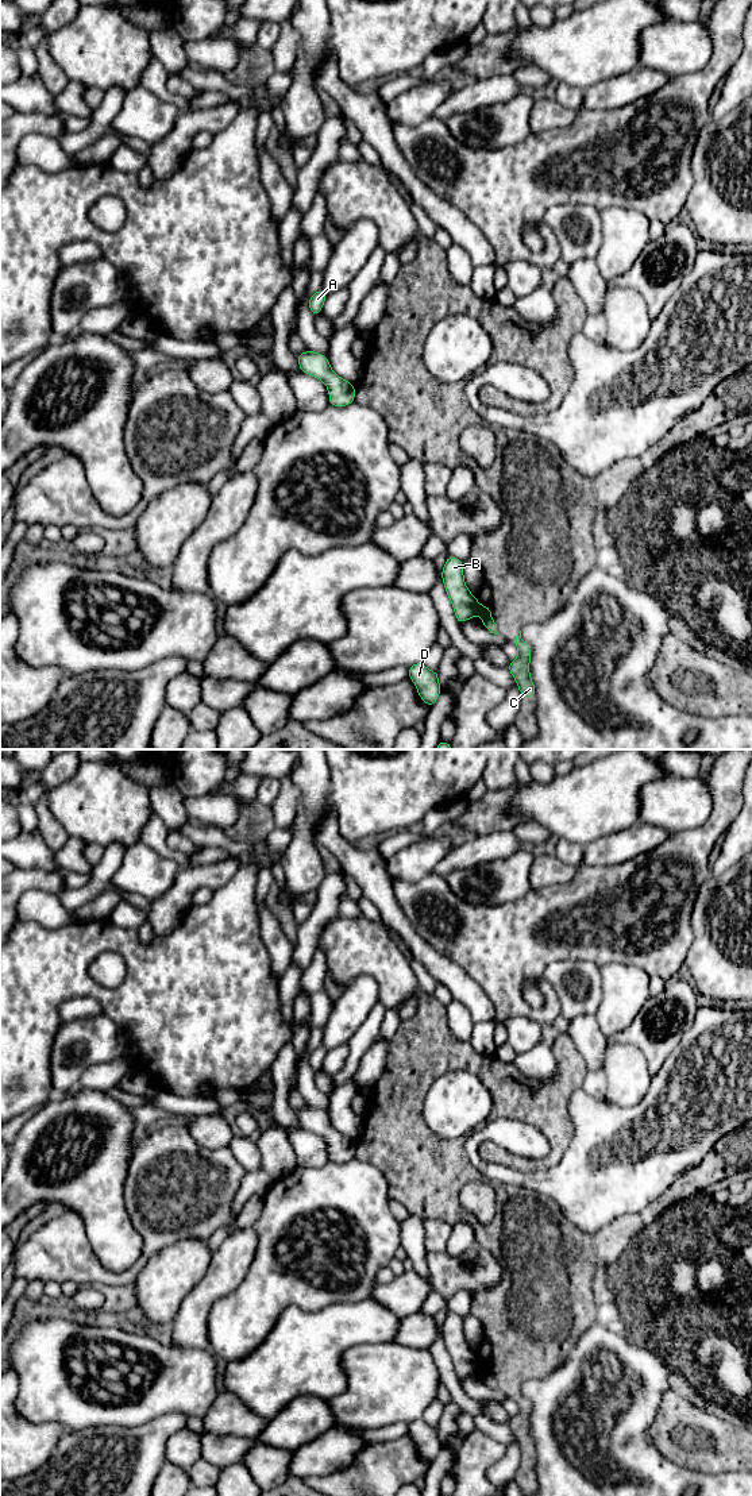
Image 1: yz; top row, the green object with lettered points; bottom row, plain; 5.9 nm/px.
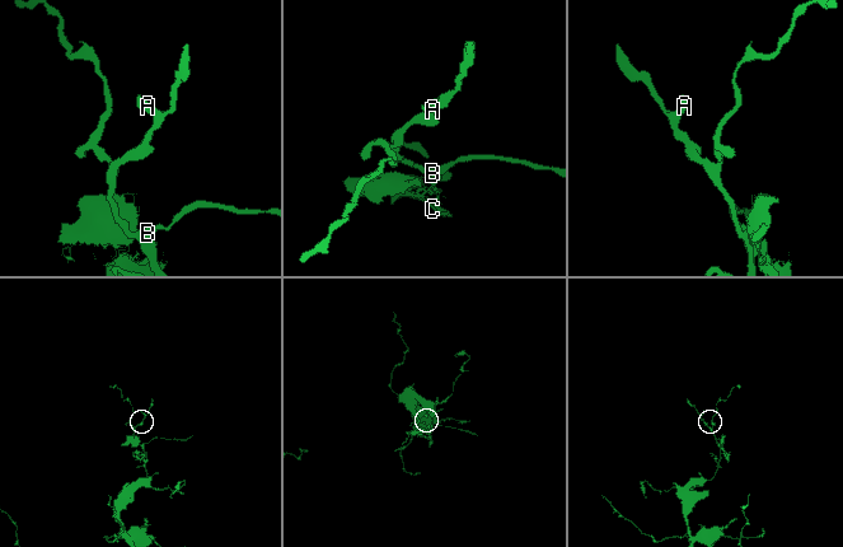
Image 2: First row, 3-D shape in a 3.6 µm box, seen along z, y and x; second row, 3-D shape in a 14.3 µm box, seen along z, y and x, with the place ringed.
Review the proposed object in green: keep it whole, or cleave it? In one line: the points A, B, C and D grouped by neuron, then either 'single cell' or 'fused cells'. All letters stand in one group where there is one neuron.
groups A B D / C; fused cells

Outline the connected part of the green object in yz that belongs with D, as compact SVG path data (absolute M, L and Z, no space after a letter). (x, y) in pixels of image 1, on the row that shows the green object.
M423 662L414 663L408 671L420 698L432 707L441 691L437 671L428 670Z

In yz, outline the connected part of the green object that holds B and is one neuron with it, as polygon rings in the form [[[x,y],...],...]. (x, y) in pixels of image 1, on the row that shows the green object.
[[[448,555],[441,571],[441,581],[454,606],[459,625],[466,620],[478,616],[479,604],[477,597],[470,593],[464,583],[462,560]]]

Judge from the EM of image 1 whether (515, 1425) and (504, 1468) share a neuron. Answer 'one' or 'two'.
two

